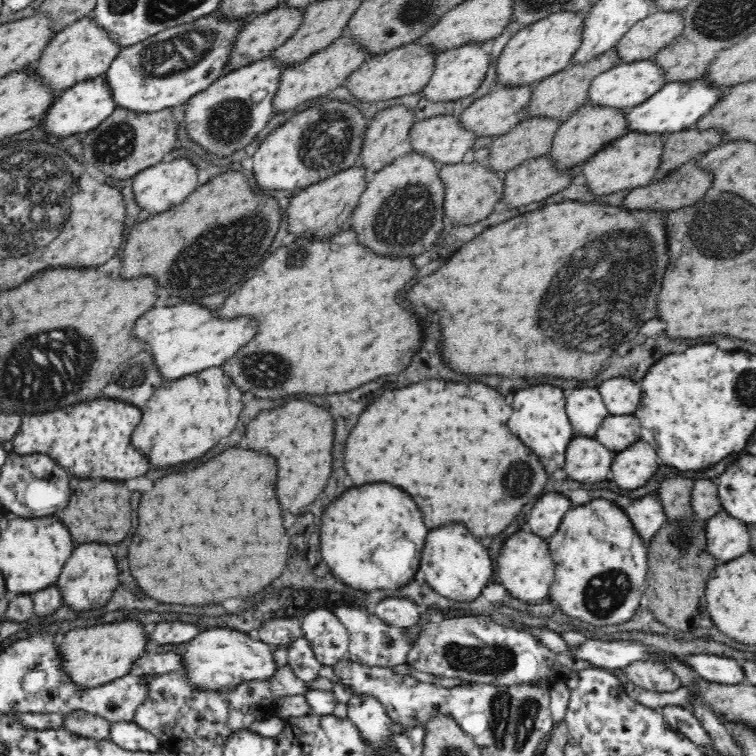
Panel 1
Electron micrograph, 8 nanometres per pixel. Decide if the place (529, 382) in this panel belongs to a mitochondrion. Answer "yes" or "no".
no

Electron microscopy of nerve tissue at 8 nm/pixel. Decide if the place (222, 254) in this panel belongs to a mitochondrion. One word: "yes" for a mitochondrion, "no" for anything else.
yes

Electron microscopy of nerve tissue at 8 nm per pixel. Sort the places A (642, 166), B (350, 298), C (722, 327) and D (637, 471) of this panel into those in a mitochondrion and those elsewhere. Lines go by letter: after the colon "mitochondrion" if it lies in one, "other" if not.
A: other
B: other
C: other
D: other

